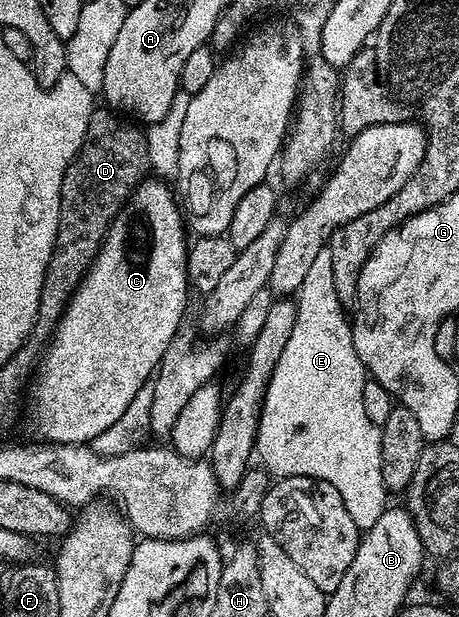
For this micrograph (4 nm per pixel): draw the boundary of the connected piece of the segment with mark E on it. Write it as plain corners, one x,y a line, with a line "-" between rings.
328,246
319,250
321,264
311,264
303,286
295,293
297,317
295,330
279,354
279,362
269,379
265,401
261,407
261,425
257,431
256,455
261,456
264,471
270,477
306,476
323,482
331,482
347,506
347,514
355,518
358,530
375,526
379,514
387,507
387,489
383,482
381,465
381,429
369,417
365,409
365,380
367,373
359,354
355,354
353,330
348,315
344,316
339,294
335,294
335,274
331,266
331,250

